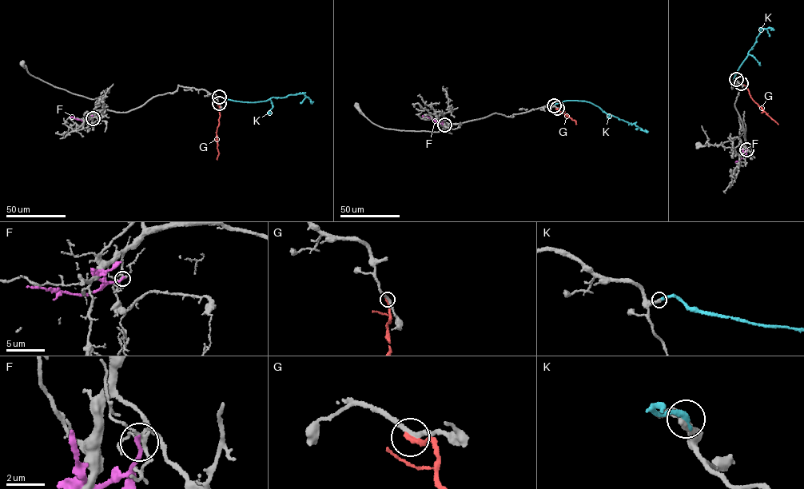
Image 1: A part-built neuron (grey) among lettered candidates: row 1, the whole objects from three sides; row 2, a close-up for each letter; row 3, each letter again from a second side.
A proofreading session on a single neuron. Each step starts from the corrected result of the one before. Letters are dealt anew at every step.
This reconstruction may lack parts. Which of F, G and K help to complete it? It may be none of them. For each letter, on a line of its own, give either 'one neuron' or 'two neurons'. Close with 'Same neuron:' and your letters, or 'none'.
F: two neurons
G: two neurons
K: two neurons
Same neuron: none

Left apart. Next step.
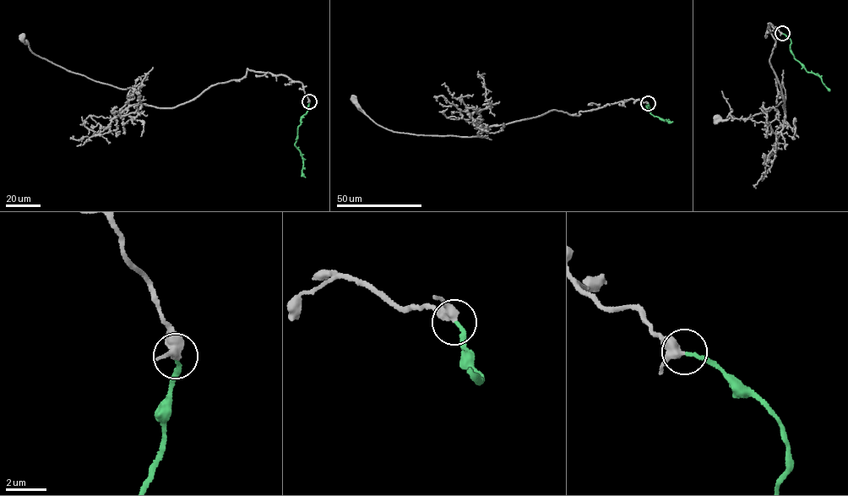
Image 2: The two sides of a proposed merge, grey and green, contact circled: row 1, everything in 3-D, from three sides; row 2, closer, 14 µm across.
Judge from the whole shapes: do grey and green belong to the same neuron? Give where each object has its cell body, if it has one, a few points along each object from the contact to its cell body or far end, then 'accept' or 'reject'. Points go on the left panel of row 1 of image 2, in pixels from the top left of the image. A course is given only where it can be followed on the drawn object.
grey (22, 37) | green none | grey via (309, 101), (300, 82), (247, 68), (242, 78), (176, 106), (128, 104), (129, 88), (68, 71), (22, 37) | green via (309, 102), (307, 110), (298, 127), (295, 144), (303, 160), (301, 171), (305, 177) | accept

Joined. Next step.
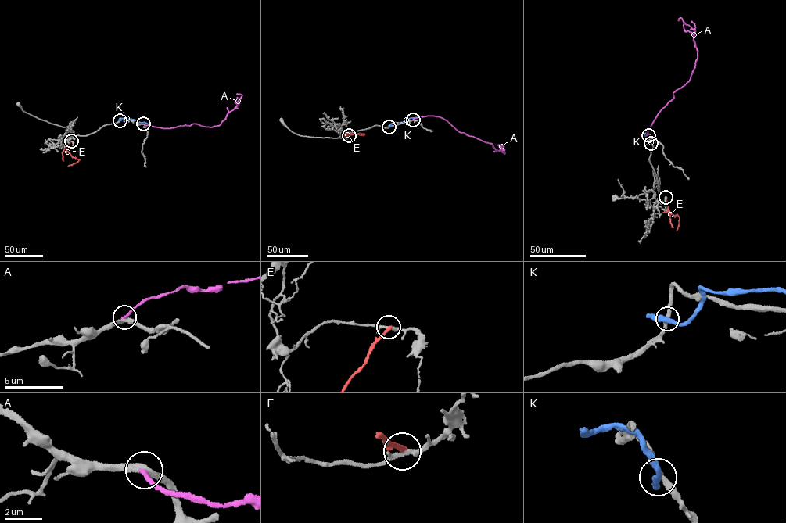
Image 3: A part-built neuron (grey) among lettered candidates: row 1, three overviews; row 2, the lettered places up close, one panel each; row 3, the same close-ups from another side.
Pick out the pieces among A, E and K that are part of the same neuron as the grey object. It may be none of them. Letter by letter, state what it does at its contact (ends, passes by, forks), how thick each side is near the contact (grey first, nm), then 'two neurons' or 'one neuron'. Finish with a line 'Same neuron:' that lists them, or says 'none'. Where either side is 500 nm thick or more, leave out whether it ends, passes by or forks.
A: it ends | 320/240 nm | two neurons
E: it ends | 240/260 nm | two neurons
K: it passes by | 280/320 nm | two neurons
Same neuron: none

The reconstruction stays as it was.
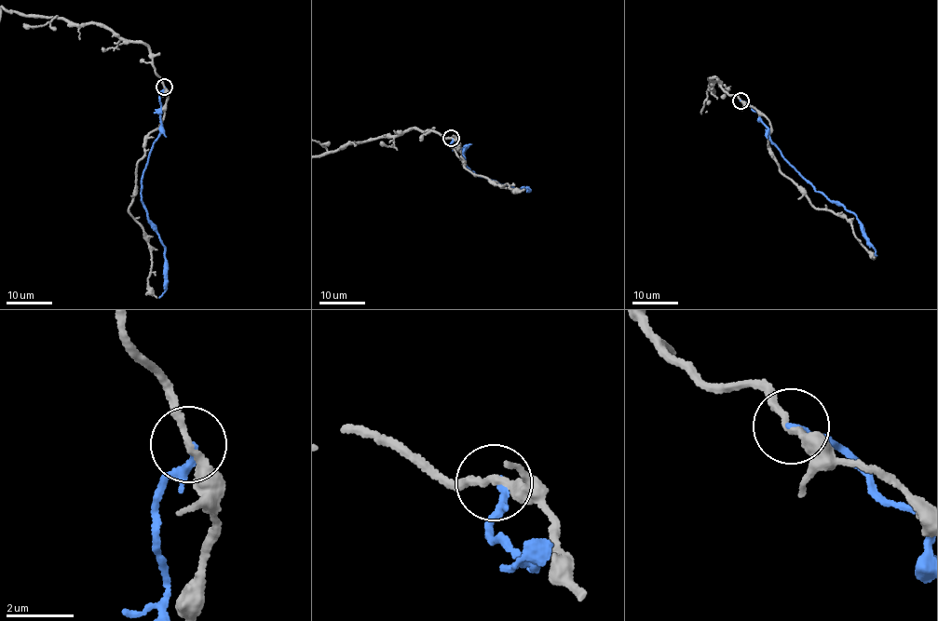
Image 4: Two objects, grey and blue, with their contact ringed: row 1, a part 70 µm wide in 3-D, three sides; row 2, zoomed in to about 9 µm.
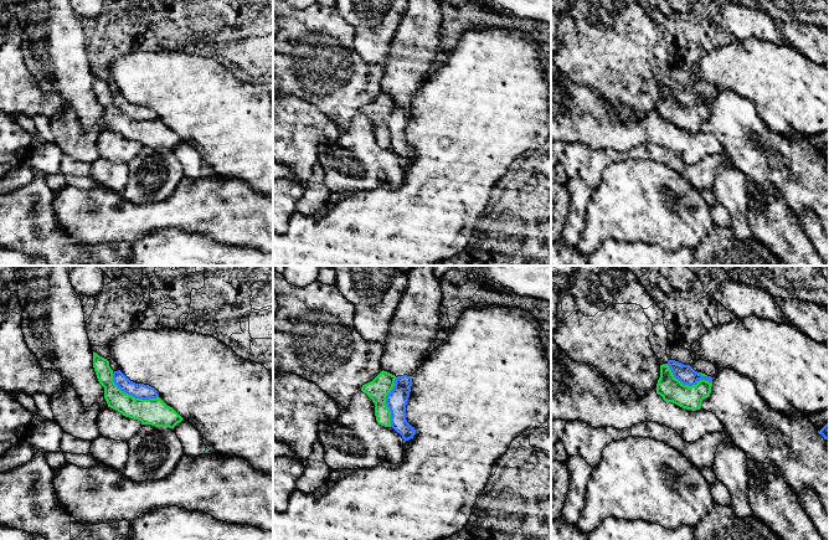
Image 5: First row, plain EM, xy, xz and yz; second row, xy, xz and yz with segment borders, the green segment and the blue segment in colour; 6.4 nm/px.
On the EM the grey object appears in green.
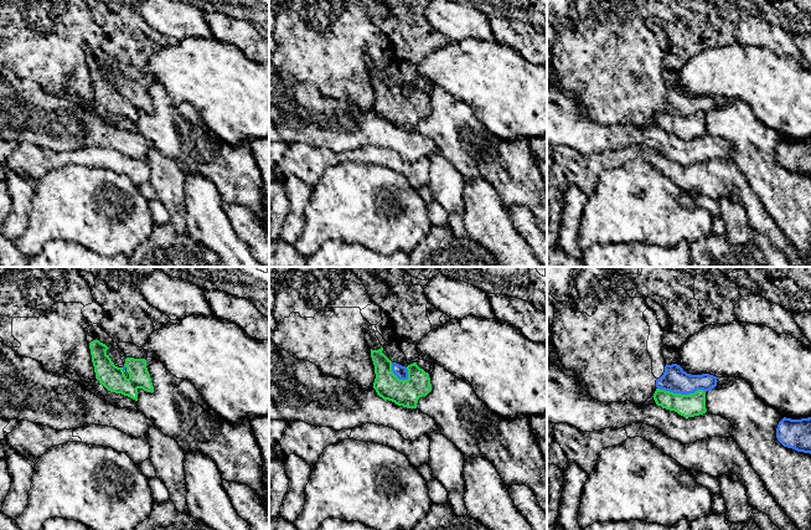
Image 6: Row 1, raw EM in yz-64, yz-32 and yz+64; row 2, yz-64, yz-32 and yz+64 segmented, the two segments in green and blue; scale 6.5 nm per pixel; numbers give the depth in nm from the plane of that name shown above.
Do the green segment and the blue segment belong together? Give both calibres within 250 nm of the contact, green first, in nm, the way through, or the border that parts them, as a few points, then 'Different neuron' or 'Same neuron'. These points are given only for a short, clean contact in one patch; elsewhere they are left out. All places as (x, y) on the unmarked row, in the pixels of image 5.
Thickness 180 nm (green) against 100 nm. Different neuron

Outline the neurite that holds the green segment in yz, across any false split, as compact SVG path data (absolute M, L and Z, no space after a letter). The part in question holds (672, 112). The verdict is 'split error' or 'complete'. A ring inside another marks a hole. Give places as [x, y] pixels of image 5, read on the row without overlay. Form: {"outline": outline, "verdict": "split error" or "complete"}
{"outline": "M668 86L660 87L660 99L656 106L656 115L668 124L673 124L686 132L700 132L704 120L711 115L712 104L706 102L697 103L689 108L674 99Z", "verdict": "complete"}

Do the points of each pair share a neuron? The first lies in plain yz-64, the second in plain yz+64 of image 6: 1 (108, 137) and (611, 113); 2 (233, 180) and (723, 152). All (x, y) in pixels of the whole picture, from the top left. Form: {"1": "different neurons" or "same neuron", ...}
{"1": "different neurons", "2": "different neurons"}

